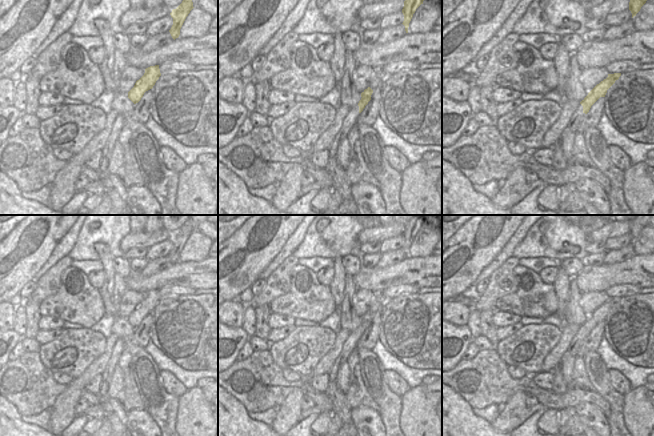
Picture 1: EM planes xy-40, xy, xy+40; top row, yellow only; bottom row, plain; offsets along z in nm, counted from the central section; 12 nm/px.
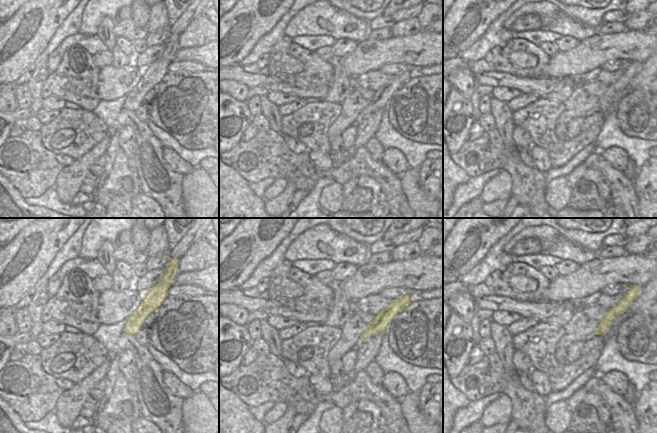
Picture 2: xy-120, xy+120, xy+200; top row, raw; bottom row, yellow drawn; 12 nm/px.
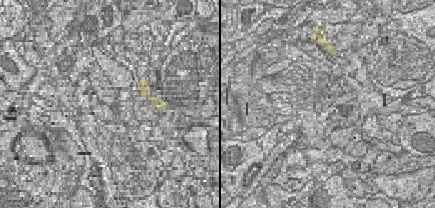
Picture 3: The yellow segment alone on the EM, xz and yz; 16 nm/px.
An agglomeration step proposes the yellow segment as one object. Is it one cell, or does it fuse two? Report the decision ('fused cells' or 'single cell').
fused cells

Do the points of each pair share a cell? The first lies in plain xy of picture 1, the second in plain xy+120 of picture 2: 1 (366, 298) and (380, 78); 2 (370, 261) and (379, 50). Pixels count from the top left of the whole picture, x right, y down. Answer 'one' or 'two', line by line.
1: one
2: two

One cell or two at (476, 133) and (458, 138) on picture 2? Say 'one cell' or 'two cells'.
two cells

